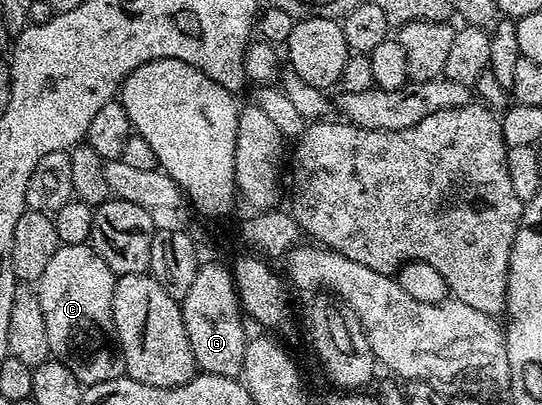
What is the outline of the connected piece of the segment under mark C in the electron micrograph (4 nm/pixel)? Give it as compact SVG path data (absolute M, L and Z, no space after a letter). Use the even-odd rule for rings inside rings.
M61 245L54 252L46 272L42 272L38 293L42 304L42 317L46 319L46 336L52 354L63 359L66 368L74 372L85 387L119 378L122 374L122 358L114 345L112 324L112 297L117 275L101 260L91 245Z

